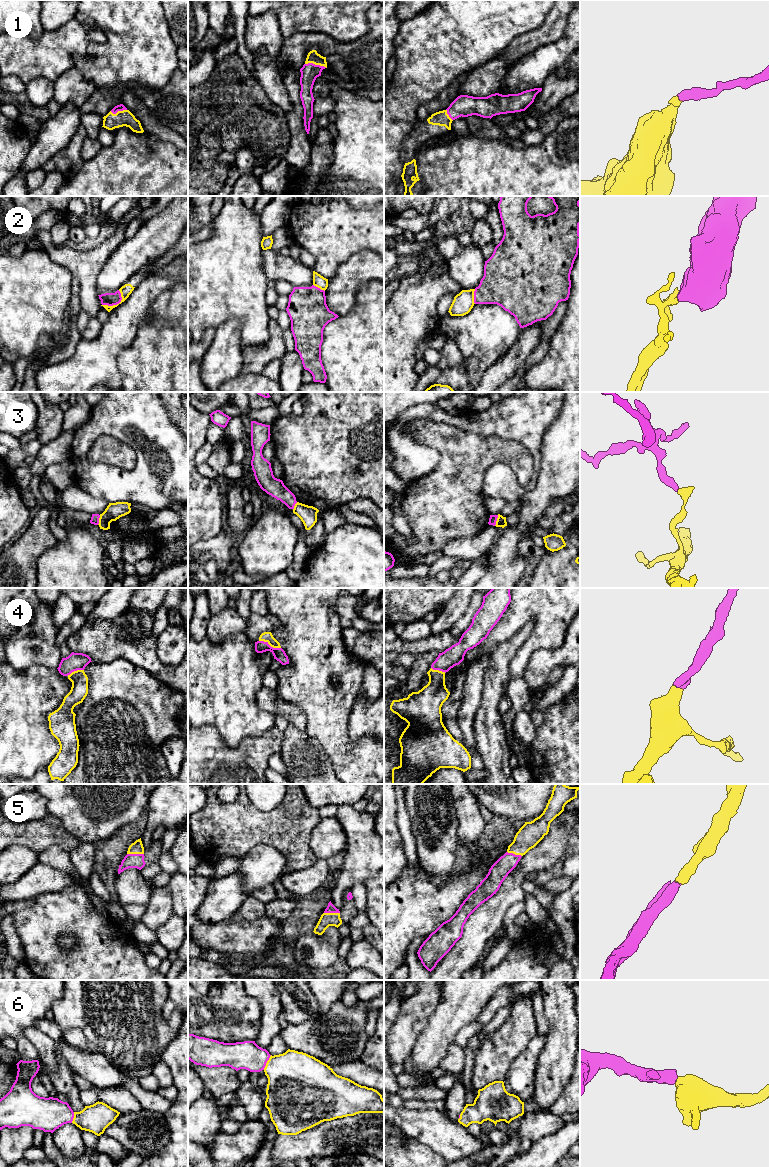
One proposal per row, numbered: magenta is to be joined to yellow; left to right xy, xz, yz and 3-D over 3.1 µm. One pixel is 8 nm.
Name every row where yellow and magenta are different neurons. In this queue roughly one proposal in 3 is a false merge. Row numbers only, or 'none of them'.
2, 3

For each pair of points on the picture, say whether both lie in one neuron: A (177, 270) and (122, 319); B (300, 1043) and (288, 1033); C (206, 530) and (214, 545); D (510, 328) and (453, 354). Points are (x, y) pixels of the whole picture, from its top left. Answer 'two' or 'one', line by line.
A: one
B: one
C: two
D: two

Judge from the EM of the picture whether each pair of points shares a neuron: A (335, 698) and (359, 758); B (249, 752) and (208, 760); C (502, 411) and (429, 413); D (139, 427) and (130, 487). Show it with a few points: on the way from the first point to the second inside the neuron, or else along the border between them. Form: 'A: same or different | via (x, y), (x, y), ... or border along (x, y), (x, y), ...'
A: same | via (335, 713), (335, 734), (344, 743)
B: same | via (239, 760), (218, 760)
C: same | via (484, 423), (469, 423), (466, 420), (447, 419)
D: same | via (145, 442), (145, 472)

